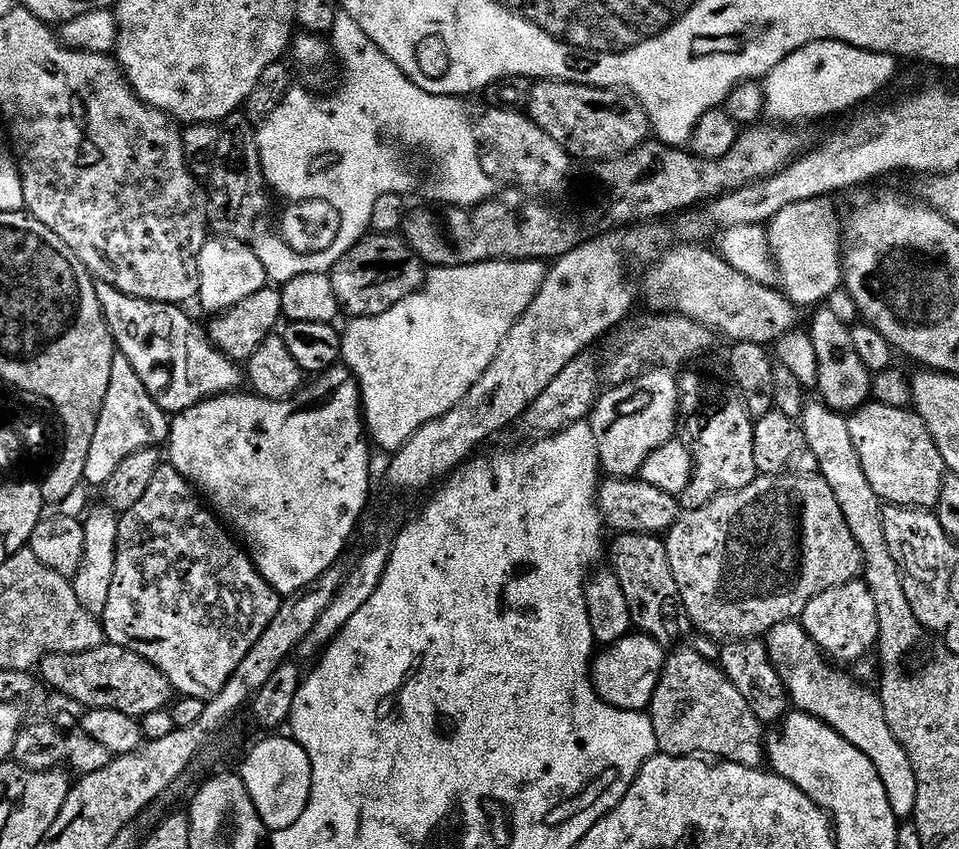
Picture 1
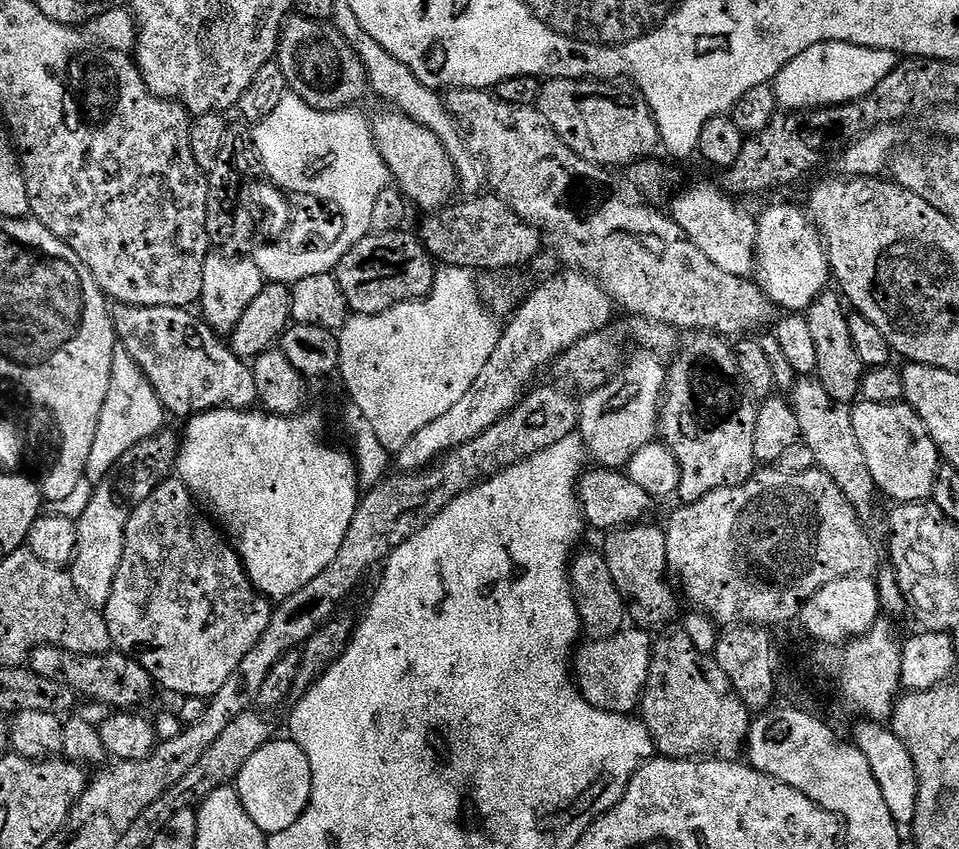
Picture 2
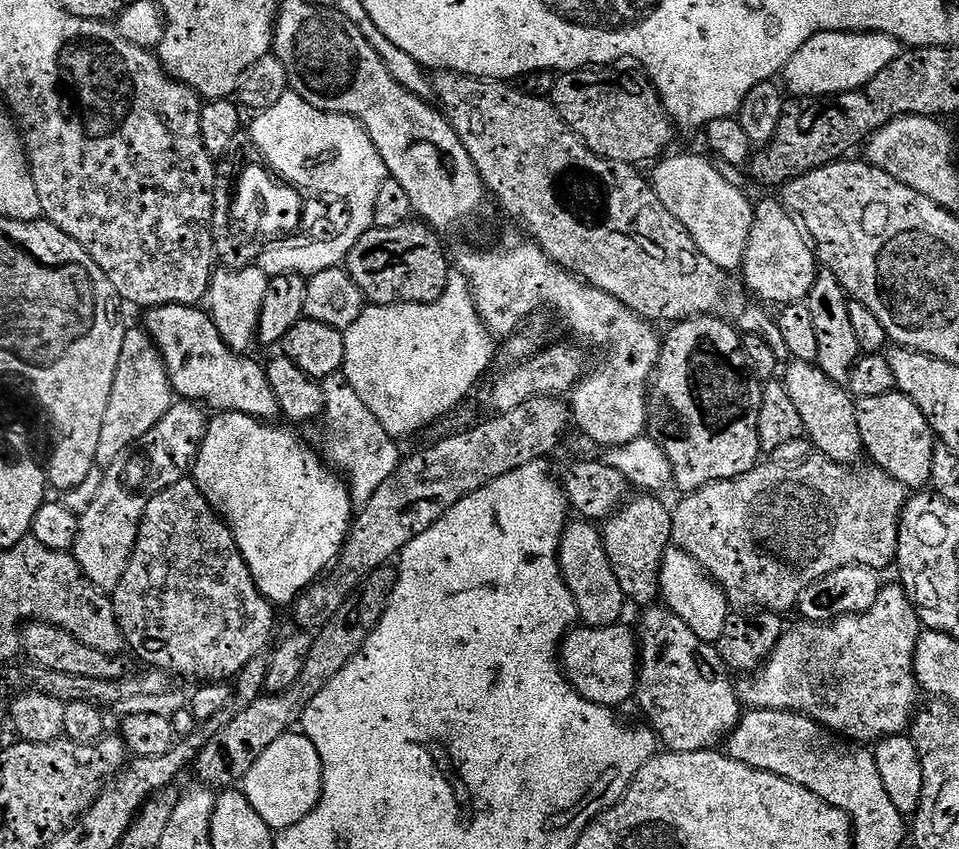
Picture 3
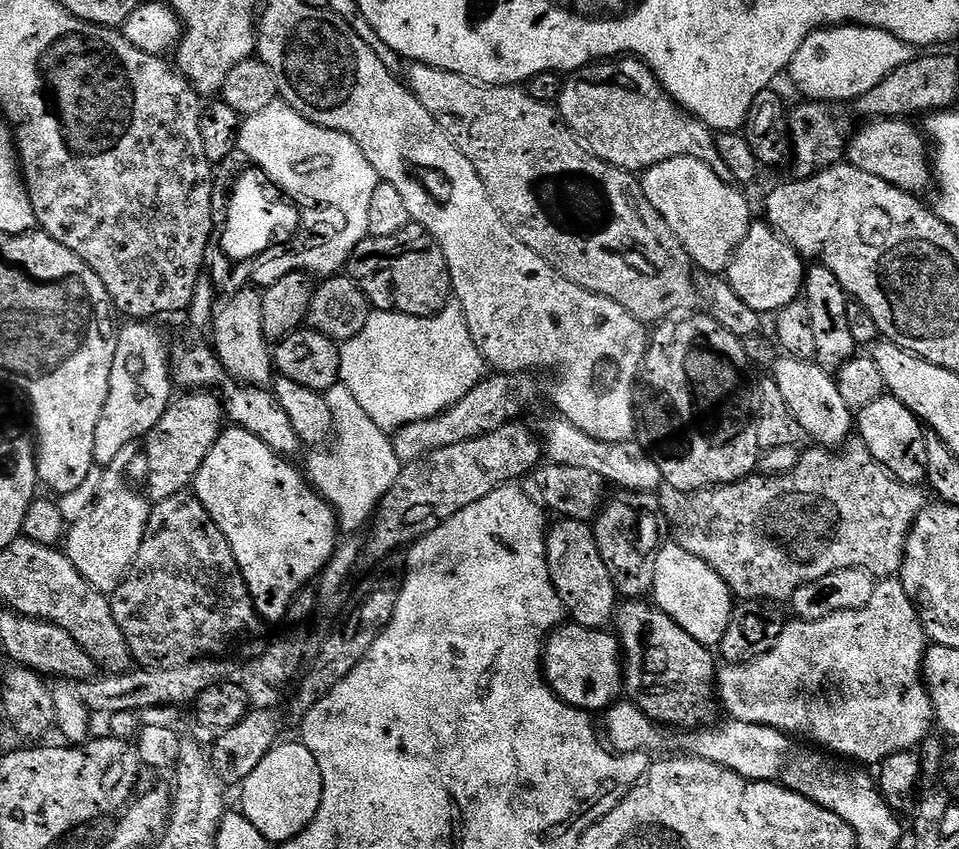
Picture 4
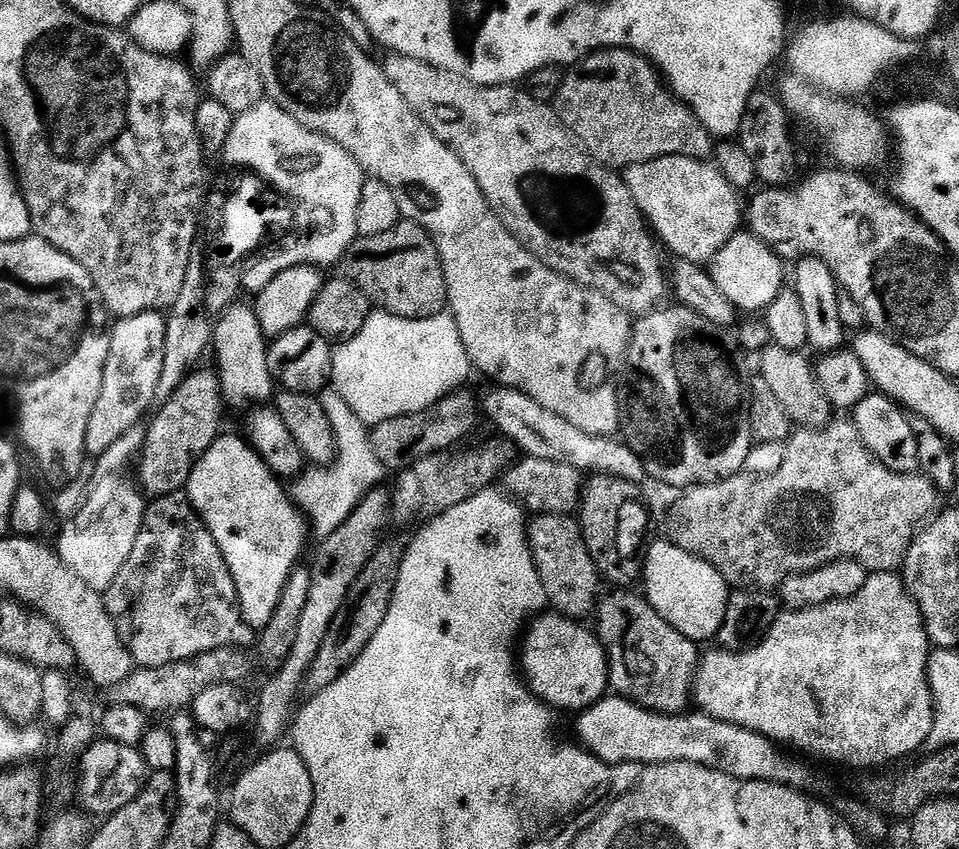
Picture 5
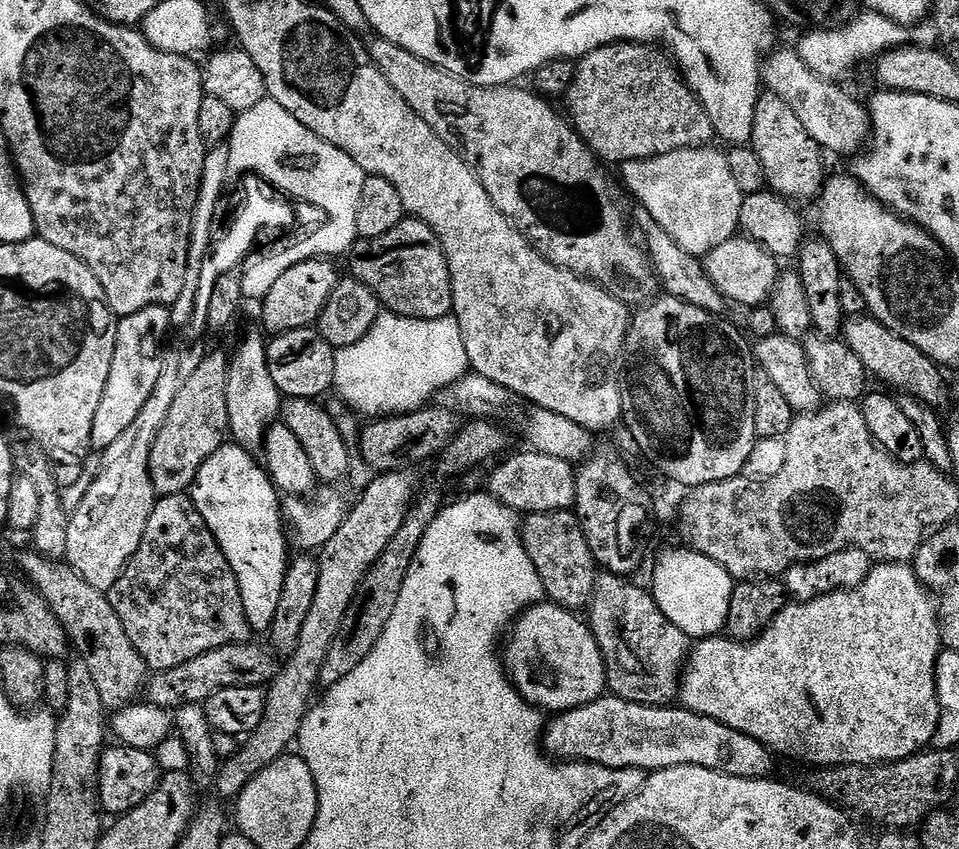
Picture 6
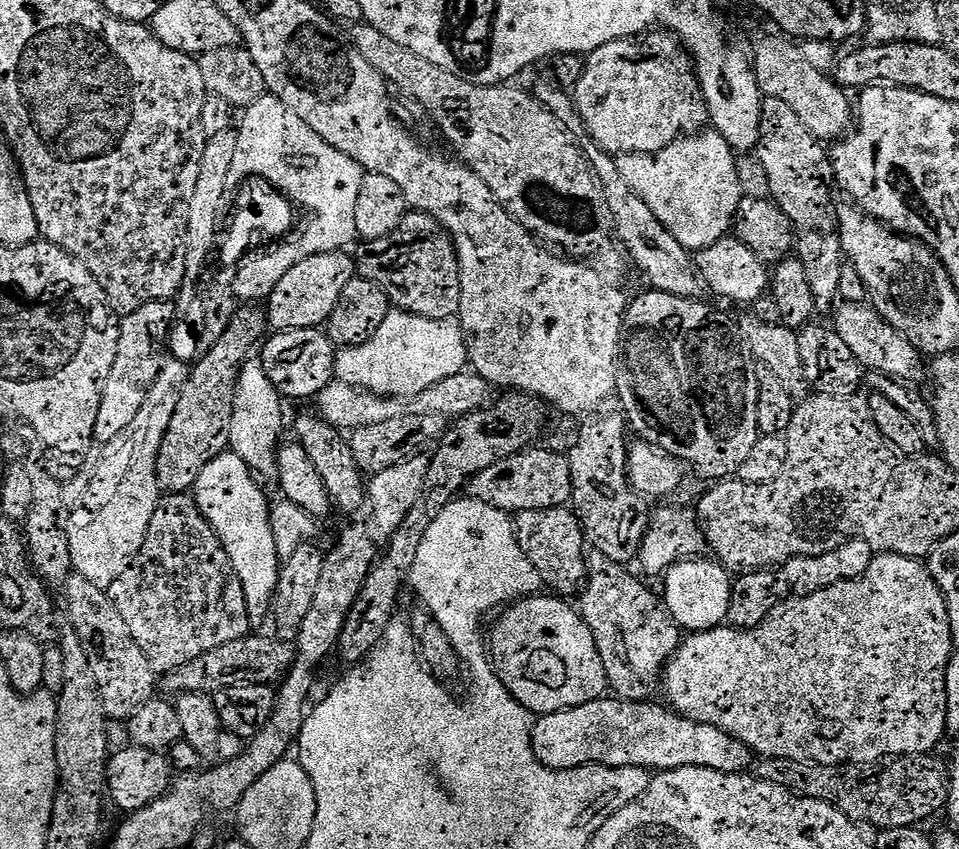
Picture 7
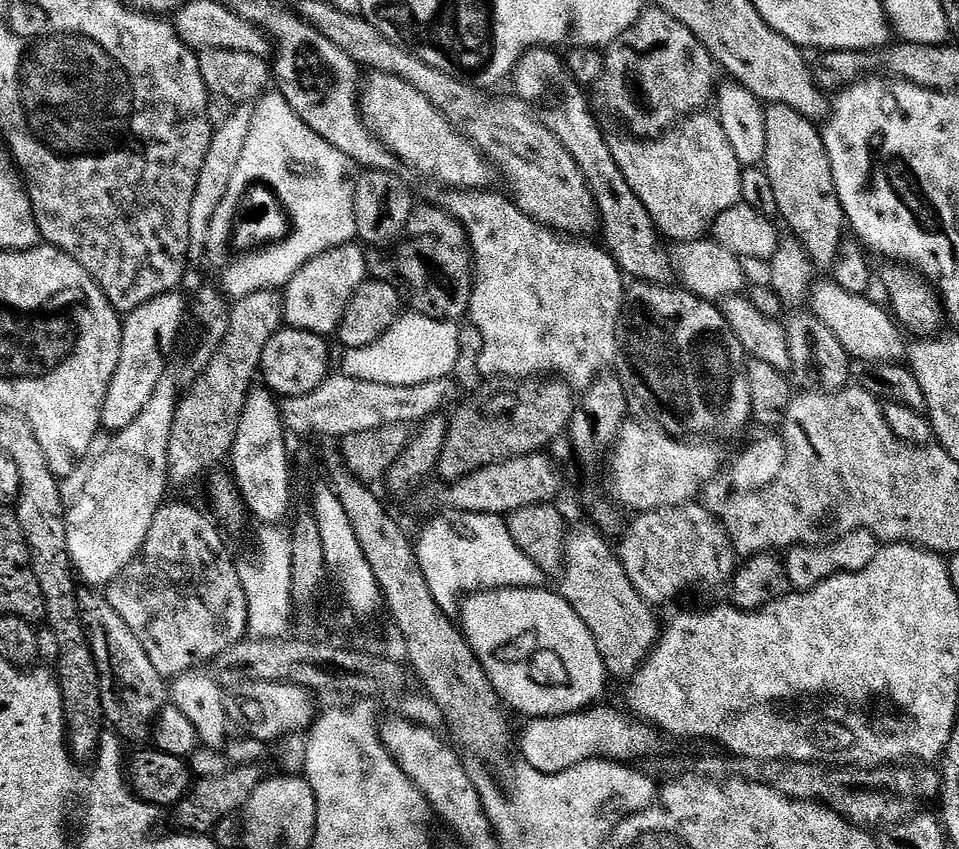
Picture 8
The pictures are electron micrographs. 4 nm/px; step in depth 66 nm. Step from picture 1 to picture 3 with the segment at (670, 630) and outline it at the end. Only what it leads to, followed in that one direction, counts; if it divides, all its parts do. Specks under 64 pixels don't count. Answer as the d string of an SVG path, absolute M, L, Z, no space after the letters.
M640 494L637 497L637 500L629 499L603 521L602 535L606 558L625 601L652 606L660 596L660 567L663 566L665 552L670 548L672 518L669 509L664 509L655 495Z

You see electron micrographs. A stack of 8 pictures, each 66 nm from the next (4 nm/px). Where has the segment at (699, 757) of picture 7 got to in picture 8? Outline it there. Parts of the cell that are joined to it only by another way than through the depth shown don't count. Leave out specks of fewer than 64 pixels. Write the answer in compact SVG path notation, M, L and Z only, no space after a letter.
M593 706L568 716L537 716L529 719L520 736L520 756L533 772L553 776L575 764L603 758L609 762L640 762L657 755L661 735L651 724L616 708Z

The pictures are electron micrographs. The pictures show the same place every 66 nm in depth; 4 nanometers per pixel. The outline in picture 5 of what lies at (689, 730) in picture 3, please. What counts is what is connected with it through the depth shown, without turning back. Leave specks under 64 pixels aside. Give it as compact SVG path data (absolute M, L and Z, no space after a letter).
M612 590L607 596L599 601L594 613L594 631L608 654L611 691L651 712L683 713L694 696L696 669L702 655L698 644L670 626L643 595Z

